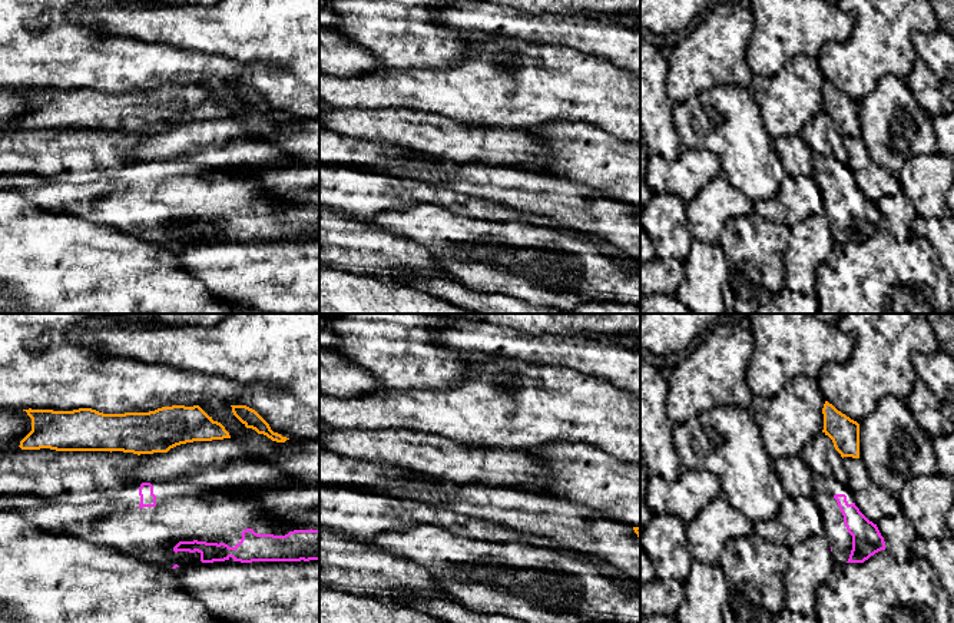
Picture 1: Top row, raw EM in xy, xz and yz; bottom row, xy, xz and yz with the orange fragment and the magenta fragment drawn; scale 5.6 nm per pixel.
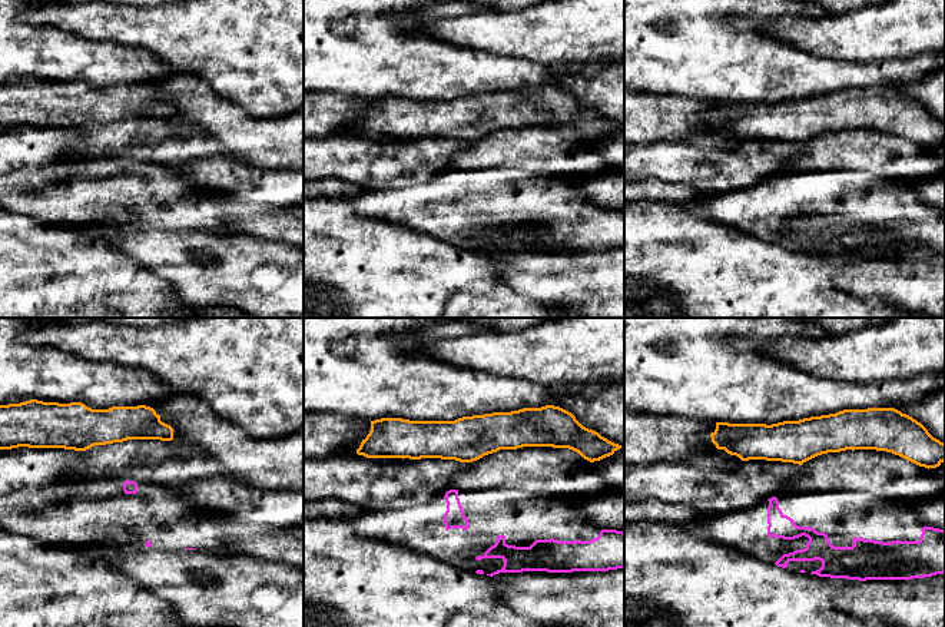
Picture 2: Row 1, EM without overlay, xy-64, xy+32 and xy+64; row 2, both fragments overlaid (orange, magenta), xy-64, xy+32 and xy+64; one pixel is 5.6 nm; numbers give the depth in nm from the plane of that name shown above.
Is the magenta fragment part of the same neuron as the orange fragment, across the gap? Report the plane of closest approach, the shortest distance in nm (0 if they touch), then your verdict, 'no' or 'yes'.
nearest in xy; 160 nm apart; no

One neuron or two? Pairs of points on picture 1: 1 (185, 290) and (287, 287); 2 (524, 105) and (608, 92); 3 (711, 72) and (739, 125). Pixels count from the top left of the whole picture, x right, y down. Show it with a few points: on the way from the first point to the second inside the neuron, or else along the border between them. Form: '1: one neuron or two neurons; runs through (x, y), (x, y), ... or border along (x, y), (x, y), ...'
1: two neurons; border along (184, 267), (214, 298)
2: one neuron; runs through (545, 92), (588, 92)
3: two neurons; border along (747, 86), (712, 85), (686, 99)

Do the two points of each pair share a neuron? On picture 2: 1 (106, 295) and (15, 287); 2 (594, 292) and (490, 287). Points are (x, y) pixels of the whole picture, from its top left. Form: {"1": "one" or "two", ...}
{"1": "one", "2": "two"}

